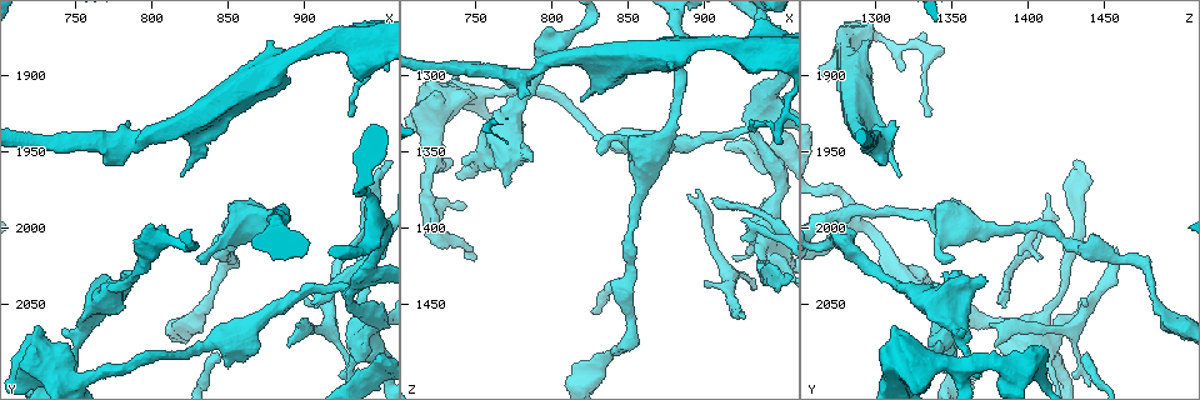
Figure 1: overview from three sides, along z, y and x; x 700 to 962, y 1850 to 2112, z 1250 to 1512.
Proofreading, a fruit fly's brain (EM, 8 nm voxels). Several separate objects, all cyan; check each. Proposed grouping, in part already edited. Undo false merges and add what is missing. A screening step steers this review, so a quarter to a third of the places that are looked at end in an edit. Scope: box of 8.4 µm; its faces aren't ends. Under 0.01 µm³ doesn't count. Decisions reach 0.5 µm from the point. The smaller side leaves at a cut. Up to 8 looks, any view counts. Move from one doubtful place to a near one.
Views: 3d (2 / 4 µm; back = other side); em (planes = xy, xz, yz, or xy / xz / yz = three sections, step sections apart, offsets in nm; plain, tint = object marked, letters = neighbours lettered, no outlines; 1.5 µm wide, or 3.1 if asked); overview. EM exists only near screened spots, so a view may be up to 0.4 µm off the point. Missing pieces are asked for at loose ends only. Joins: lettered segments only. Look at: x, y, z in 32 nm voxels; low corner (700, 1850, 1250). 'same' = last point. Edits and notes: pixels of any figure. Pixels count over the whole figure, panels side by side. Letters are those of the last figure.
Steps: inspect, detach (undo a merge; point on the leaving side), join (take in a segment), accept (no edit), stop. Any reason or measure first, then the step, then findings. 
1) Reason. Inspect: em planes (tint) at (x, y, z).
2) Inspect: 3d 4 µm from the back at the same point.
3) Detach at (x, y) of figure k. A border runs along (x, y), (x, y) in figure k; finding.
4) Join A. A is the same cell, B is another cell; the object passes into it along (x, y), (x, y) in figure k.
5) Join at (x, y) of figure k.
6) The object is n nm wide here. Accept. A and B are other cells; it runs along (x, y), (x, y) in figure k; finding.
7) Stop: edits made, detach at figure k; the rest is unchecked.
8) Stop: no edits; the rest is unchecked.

An open end. Inspect: em yz step 8 (tint) at (922, 2012, 1460).

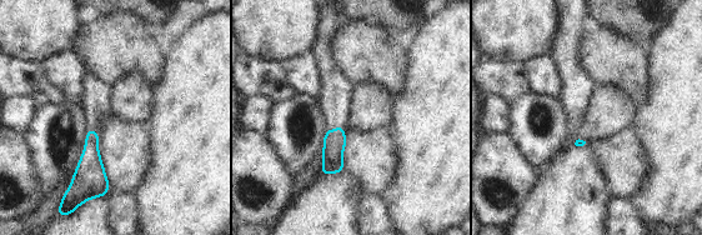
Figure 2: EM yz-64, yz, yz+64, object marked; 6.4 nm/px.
Another direction. Inspect: em xy step 4 (letters) at the same point.

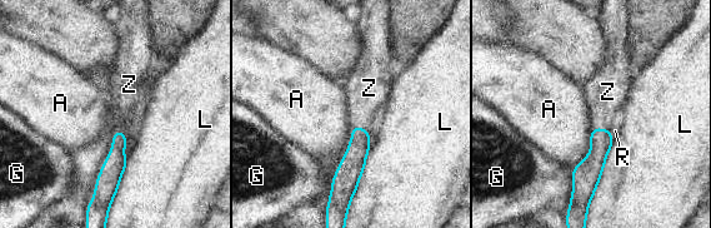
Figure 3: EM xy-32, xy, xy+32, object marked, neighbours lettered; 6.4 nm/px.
Join Z. Z is the same cell, A, G, L and R are other cells; the object passes into it along (351, 167), (351, 130), (367, 95) in figure 3; it goes on there.

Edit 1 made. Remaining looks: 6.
Branch stops here. Inspect: 3d 2 µm at (820, 1968, 1316).

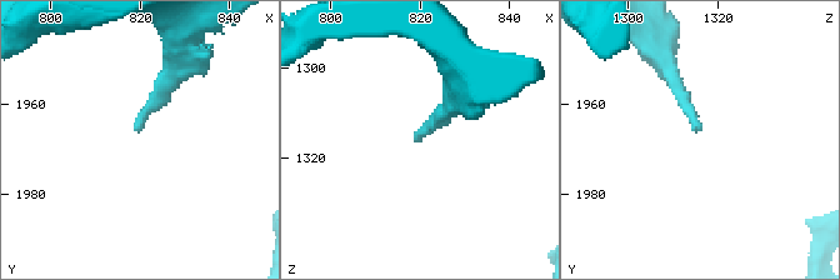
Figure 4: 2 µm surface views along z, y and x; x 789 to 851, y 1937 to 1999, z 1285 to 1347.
Inspect: em planes (plain) at (819, 1967, 1315).

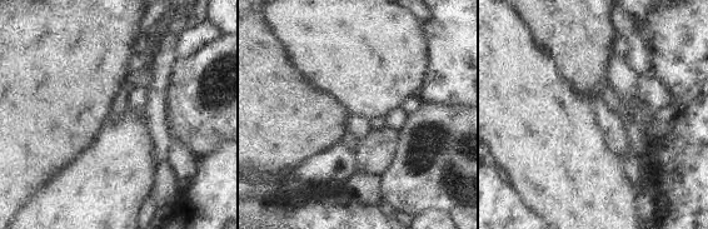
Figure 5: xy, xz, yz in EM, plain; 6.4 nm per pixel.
See the neighbours. Inspect: em planes (letters) at the same point.

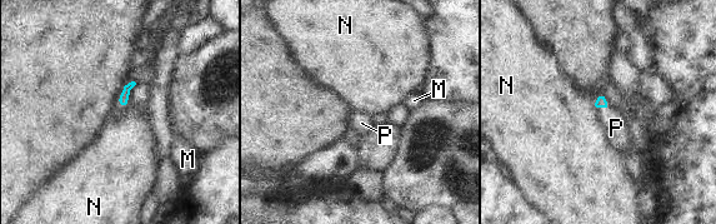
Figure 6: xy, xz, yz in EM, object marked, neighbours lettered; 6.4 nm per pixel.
Join P. P is the same cell, M and N are other cells; the object passes into it along (601, 101), (605, 106), (616, 128) in figure 6; it goes on there.

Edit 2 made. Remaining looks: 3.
An open end. Inspect: em yz step 4 (letters) at (880, 1878, 1294).

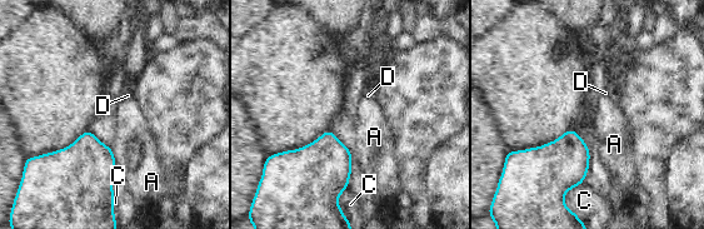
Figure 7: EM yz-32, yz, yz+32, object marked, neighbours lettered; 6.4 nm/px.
Accept. A, C and D are other cells; a border runs along (111, 149), (115, 157), (116, 170) in figure 7; none of them fits.

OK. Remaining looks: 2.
Stop: edits made, join at figure 3, join at figure 6; the rest is unchecked.

